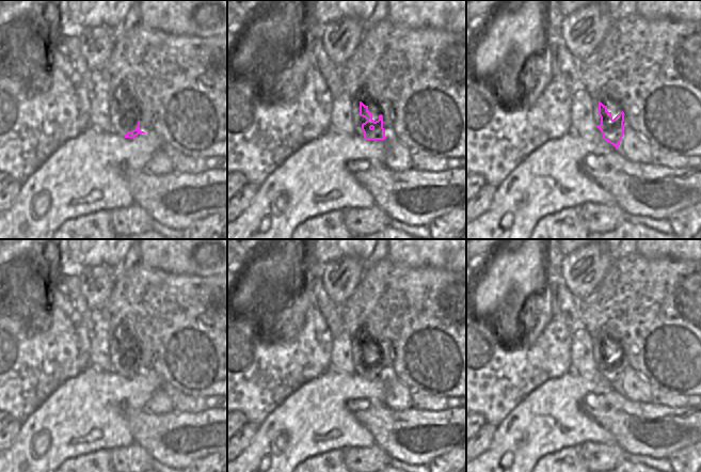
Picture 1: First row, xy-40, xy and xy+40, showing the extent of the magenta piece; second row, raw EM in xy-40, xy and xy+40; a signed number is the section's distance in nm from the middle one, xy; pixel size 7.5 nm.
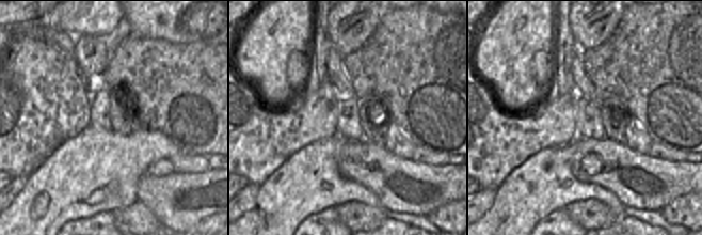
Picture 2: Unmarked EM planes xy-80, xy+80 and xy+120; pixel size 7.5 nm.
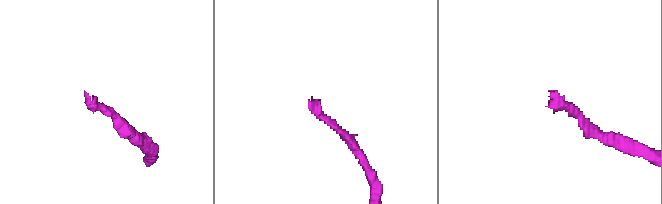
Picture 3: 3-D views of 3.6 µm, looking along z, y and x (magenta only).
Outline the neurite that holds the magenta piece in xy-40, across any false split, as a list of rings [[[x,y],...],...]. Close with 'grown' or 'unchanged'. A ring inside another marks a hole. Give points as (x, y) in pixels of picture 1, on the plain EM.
[[[110,335],[110,361],[112,371],[117,375],[134,377],[139,373],[145,373],[140,369],[140,362],[133,359],[127,340],[118,341],[112,335]]]; grown

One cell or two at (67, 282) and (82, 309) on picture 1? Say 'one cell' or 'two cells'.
one cell

